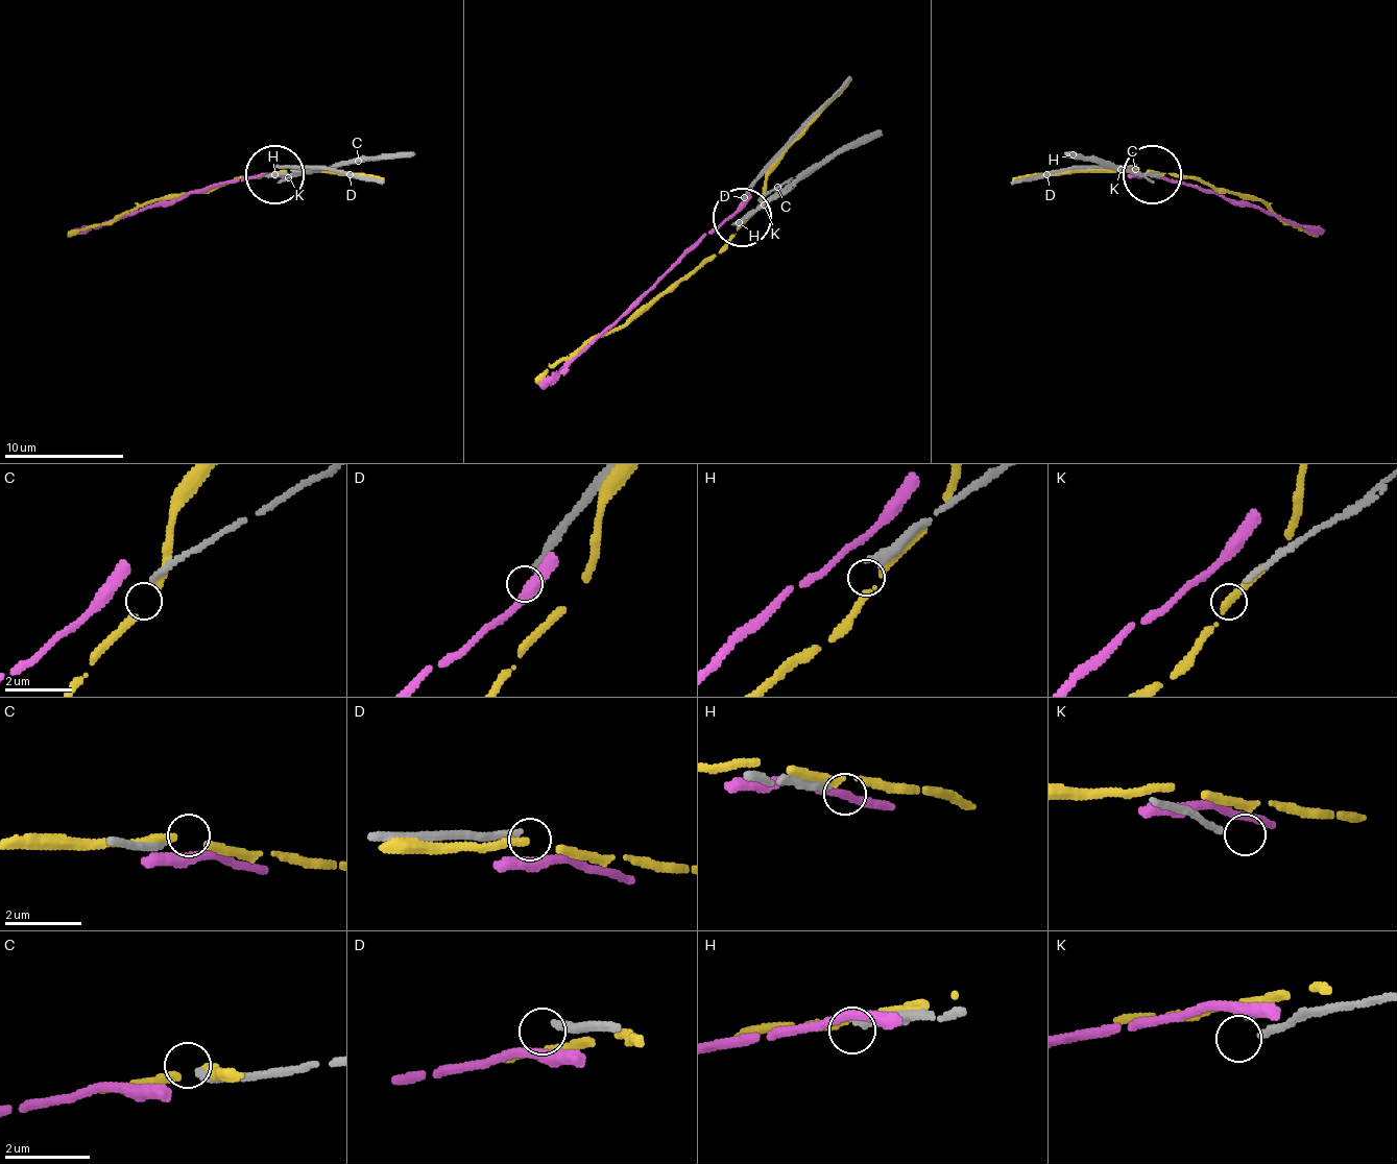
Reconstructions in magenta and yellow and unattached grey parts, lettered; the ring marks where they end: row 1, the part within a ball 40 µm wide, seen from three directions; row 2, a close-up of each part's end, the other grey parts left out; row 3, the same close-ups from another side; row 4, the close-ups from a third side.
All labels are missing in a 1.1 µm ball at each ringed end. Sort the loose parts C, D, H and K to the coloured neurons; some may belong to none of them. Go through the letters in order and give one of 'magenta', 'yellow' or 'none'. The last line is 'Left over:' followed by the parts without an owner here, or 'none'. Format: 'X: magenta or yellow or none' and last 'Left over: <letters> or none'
C: none
D: none
H: none
K: none
Left over: C, D, H, K

